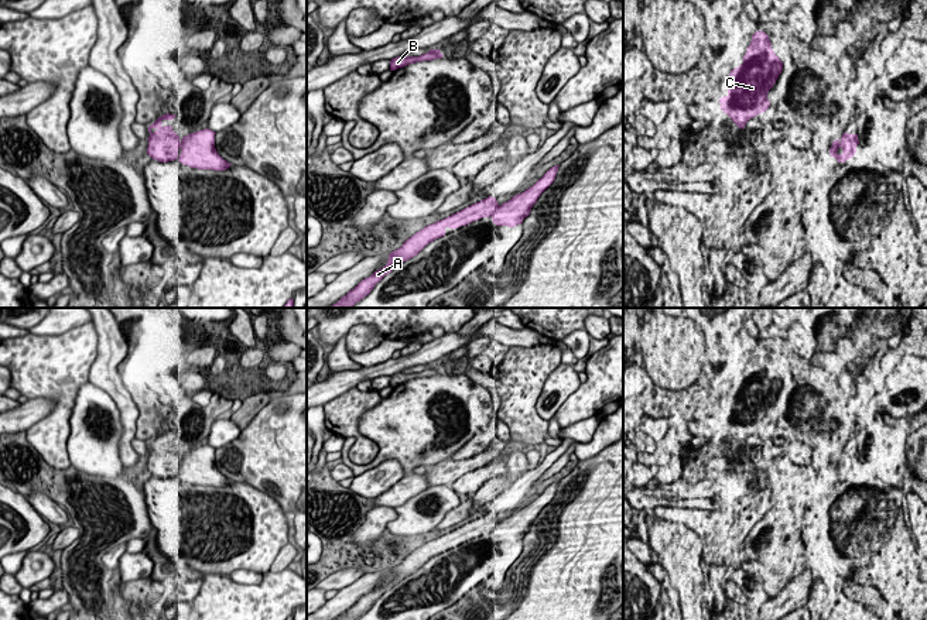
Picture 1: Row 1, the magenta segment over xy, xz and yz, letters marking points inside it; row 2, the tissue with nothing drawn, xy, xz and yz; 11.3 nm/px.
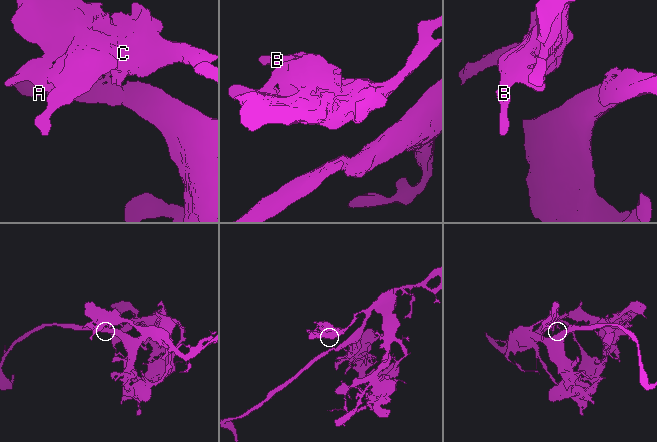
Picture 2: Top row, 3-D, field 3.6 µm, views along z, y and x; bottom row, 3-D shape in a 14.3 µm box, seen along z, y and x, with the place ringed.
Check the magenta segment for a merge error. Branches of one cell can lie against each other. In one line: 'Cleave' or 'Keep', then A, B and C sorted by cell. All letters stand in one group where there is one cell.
Keep. Groups: A B C

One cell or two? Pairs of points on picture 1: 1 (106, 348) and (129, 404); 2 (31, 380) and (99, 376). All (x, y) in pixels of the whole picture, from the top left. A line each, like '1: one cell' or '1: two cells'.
1: one cell
2: two cells

